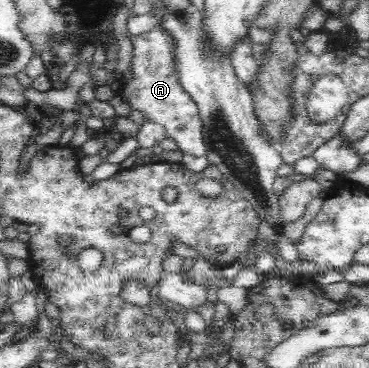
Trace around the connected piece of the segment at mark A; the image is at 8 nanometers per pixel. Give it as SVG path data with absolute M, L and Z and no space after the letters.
M158 26L140 36L130 37L133 45L131 72L133 79L122 85L123 99L135 110L141 112L151 122L162 124L167 136L176 140L179 149L190 156L206 155L203 143L204 126L199 115L197 104L183 90L181 72L178 72L176 61L177 43L170 30Z

